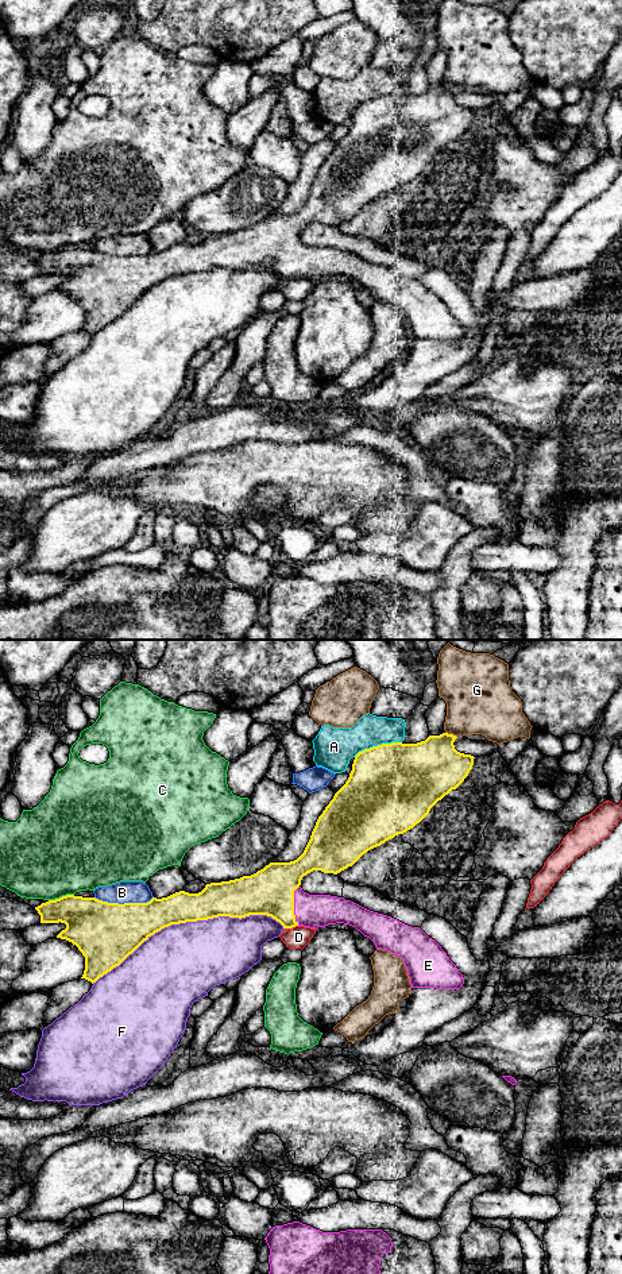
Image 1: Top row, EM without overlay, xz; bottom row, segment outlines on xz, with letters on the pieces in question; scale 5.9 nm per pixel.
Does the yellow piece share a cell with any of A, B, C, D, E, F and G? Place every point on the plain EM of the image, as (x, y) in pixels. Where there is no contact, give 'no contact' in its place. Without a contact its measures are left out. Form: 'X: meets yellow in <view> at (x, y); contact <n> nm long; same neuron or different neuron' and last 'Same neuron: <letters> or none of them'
A: meets yellow in xz at (378, 97); contact 300 nm long; different neuron
B: meets yellow in xz at (124, 255); contact 360 nm long; different neuron
C: meets yellow in xz at (62, 248); contact 160 nm long; different neuron
D: meets yellow in xz at (290, 280); contact 80 nm long; different neuron
E: meets yellow in xz at (293, 258); contact 240 nm long; same neuron
F: meets yellow in xz at (188, 273); contact 1200 nm long; different neuron
G: meets yellow in xz at (451, 87); contact 80 nm long; different neuron
Same neuron: E

